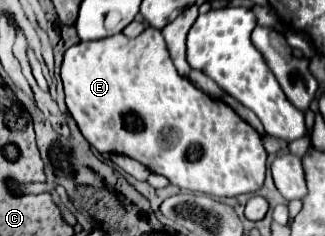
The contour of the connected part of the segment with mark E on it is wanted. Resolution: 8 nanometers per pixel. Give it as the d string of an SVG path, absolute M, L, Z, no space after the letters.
M147 27L135 39L119 33L69 47L61 65L61 79L71 117L77 121L89 145L99 153L119 153L137 159L151 173L165 175L173 185L193 193L237 197L261 189L267 171L267 153L261 135L221 99L209 97L175 71L159 29Z

